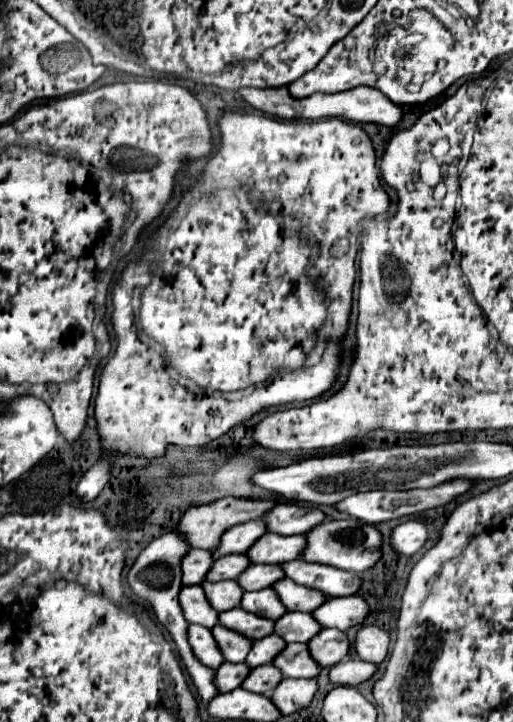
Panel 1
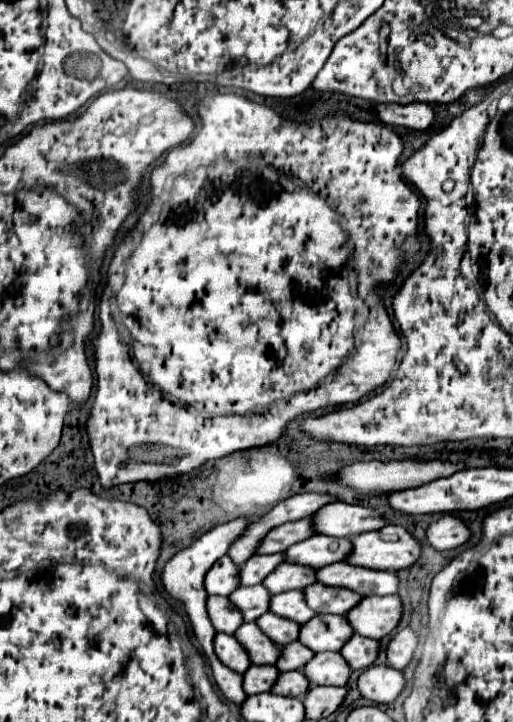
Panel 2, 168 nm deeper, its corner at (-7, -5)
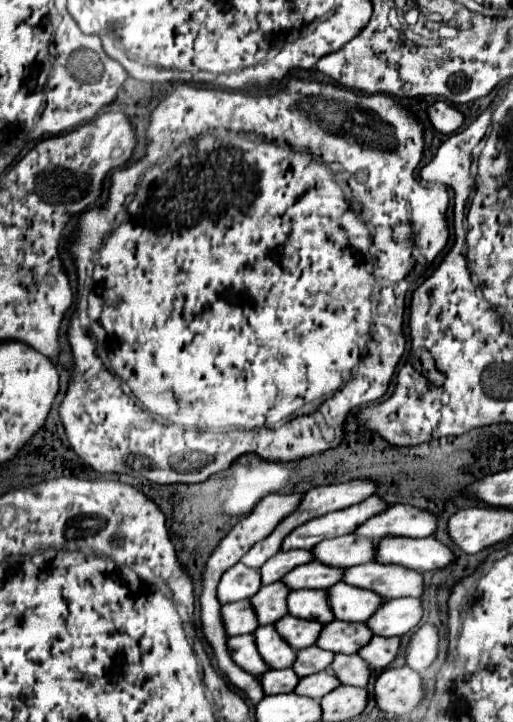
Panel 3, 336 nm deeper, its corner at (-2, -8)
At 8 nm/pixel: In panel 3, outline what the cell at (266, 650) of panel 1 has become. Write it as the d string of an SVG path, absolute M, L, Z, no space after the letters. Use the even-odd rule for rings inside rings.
M309 646L297 652L297 660L293 664L293 670L299 676L309 676L309 674L317 674L323 672L331 666L331 660L335 658L333 652L327 652L319 646Z

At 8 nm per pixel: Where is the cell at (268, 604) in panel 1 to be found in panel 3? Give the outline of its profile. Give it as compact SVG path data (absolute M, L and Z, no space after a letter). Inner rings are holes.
M293 590L287 598L289 614L305 620L317 620L327 624L335 620L331 606L327 604L327 590Z

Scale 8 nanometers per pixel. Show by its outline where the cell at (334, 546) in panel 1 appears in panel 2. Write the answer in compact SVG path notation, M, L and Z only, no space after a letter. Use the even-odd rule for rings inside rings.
M386 525L378 531L354 535L350 543L352 553L344 559L344 563L356 567L398 571L410 567L420 557L418 541L398 525Z

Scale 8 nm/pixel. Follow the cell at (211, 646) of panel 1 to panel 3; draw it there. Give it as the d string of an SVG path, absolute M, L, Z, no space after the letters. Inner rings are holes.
M253 634L231 636L229 638L229 652L231 652L233 660L253 676L261 676L261 672L271 670L267 666L267 662L259 656L259 650L257 650Z

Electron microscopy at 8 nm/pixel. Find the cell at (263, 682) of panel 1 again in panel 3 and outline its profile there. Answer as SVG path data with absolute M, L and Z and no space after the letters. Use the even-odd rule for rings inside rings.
M319 672L315 676L305 676L301 678L299 686L295 688L297 694L301 696L309 696L309 698L315 698L315 700L321 700L323 696L327 696L329 692L333 692L335 688L339 688L339 678L331 672Z

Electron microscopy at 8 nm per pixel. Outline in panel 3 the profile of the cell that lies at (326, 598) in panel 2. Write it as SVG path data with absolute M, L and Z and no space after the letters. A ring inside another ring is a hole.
M337 582L327 592L329 592L329 602L335 612L335 618L345 620L345 622L365 622L385 602L383 596L371 590L355 588L343 582Z

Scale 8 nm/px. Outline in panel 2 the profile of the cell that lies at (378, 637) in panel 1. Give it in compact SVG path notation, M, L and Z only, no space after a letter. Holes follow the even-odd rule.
M412 629L396 631L390 637L390 641L388 641L386 649L384 649L388 665L394 667L394 669L404 669L410 663L410 659L412 659L416 641L418 641L418 637L416 637L416 633Z

